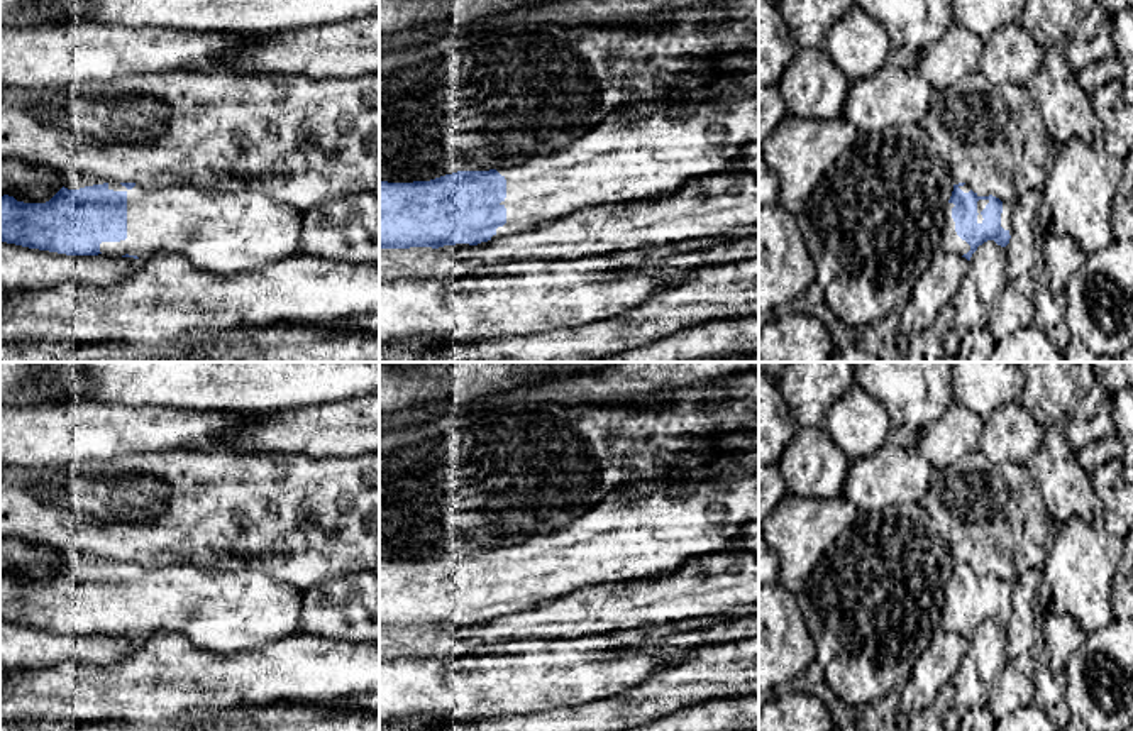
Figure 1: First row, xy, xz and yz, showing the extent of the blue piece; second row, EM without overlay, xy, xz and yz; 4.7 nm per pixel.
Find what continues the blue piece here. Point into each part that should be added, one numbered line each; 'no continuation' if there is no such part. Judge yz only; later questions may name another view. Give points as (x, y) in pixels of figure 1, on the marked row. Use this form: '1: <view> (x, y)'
1: yz (949, 241)

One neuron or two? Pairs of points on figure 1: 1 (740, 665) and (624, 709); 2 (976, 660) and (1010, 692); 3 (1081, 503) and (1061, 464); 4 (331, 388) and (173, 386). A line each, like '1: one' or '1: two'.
1: one
2: two
3: one
4: one

